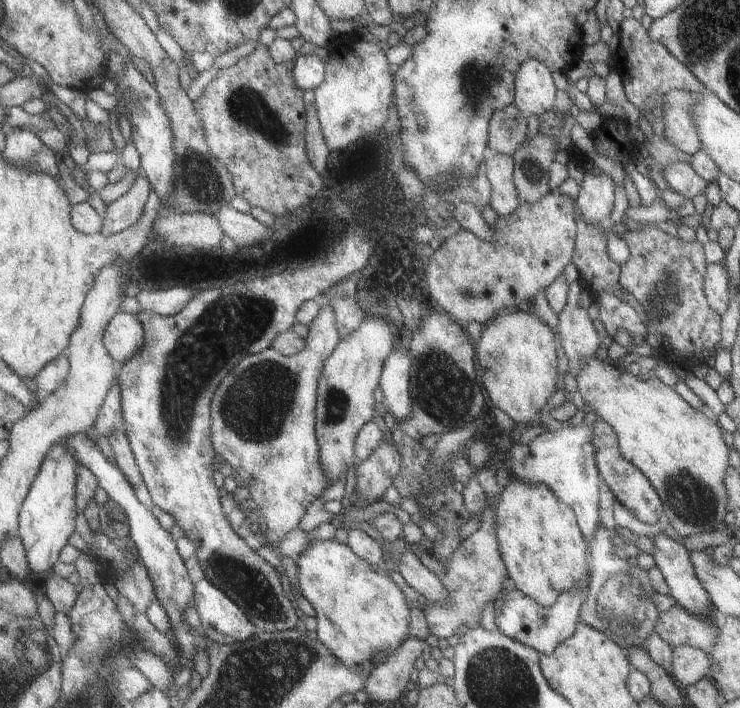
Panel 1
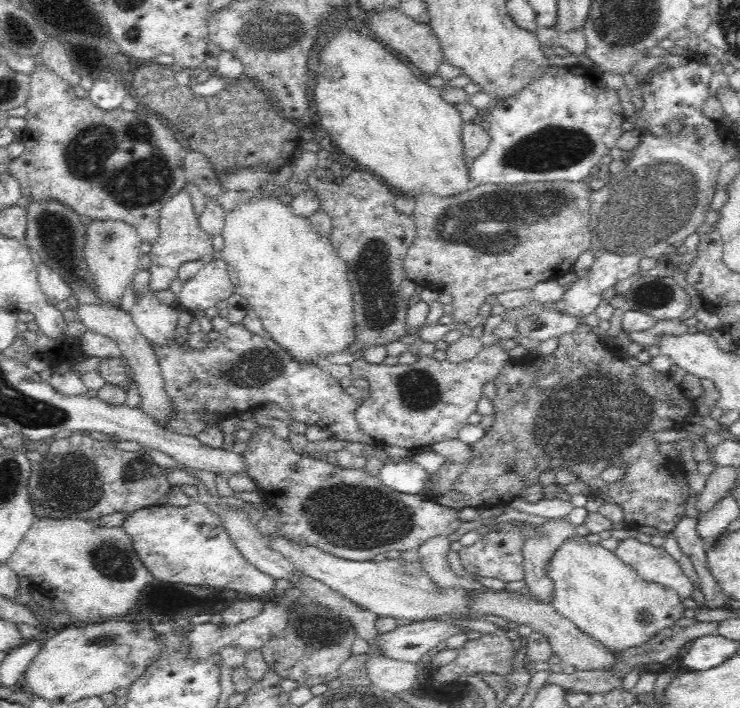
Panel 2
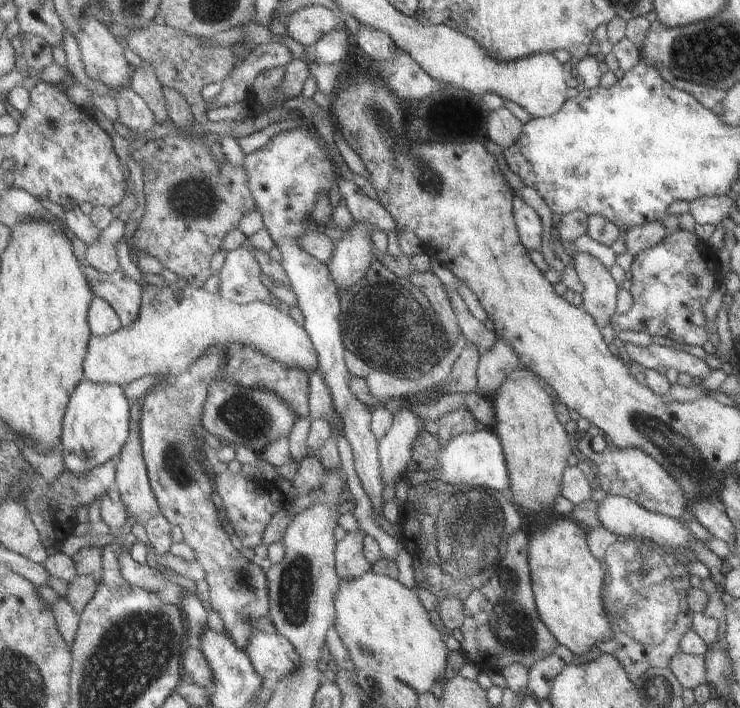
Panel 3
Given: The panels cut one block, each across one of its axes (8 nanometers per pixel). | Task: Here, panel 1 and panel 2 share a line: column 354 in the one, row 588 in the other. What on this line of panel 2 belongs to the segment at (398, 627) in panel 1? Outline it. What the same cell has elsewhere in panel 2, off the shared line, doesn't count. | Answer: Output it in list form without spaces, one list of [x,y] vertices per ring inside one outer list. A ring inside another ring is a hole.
[[[578,534],[564,539],[546,566],[552,581],[550,605],[579,630],[616,652],[640,646],[658,632],[674,628],[684,615],[680,597],[656,582],[643,580],[630,565],[621,562],[615,552],[590,544]]]

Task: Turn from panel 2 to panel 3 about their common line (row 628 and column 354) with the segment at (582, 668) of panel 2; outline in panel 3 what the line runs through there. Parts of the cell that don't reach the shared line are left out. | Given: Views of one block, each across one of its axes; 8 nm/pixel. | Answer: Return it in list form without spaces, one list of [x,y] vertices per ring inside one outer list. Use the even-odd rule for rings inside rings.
[[[361,530],[347,532],[342,542],[338,542],[336,549],[336,562],[338,576],[345,578],[357,578],[365,572],[370,572],[373,565],[364,554],[364,542],[367,534]]]

